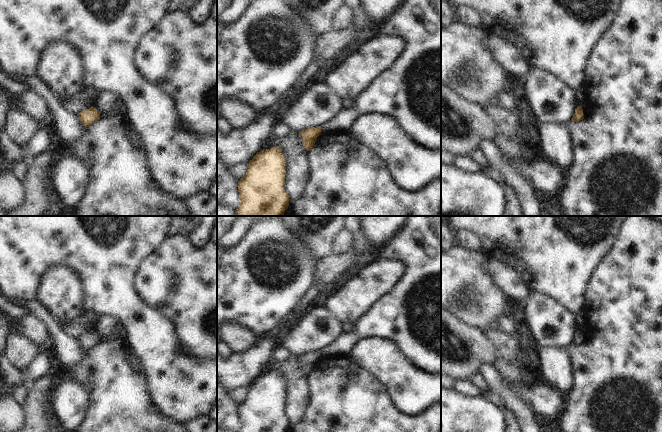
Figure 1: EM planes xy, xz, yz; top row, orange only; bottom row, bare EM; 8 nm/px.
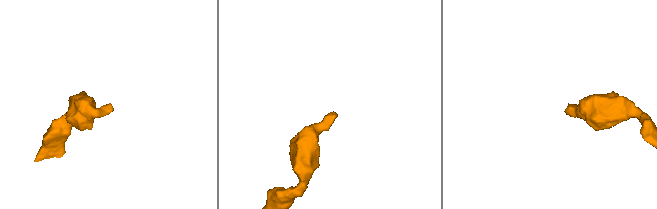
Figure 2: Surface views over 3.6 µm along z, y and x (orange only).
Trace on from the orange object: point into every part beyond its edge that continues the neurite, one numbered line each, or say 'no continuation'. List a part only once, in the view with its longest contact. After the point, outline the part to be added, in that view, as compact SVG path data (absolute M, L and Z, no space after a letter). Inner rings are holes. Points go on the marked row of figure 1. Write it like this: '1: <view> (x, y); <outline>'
no continuation

